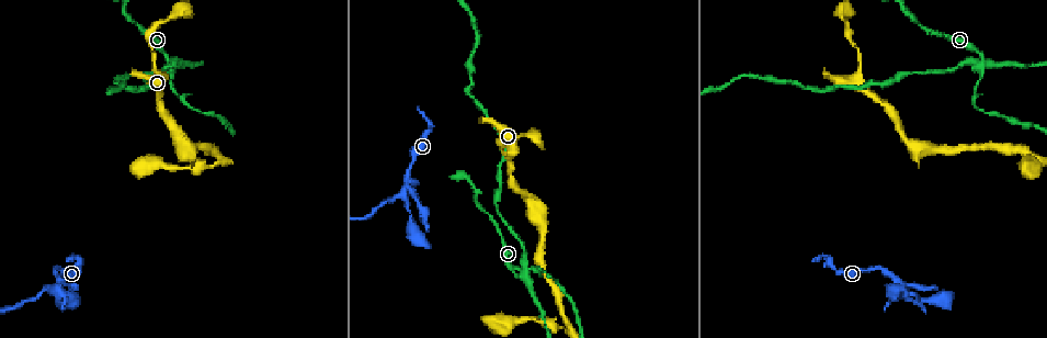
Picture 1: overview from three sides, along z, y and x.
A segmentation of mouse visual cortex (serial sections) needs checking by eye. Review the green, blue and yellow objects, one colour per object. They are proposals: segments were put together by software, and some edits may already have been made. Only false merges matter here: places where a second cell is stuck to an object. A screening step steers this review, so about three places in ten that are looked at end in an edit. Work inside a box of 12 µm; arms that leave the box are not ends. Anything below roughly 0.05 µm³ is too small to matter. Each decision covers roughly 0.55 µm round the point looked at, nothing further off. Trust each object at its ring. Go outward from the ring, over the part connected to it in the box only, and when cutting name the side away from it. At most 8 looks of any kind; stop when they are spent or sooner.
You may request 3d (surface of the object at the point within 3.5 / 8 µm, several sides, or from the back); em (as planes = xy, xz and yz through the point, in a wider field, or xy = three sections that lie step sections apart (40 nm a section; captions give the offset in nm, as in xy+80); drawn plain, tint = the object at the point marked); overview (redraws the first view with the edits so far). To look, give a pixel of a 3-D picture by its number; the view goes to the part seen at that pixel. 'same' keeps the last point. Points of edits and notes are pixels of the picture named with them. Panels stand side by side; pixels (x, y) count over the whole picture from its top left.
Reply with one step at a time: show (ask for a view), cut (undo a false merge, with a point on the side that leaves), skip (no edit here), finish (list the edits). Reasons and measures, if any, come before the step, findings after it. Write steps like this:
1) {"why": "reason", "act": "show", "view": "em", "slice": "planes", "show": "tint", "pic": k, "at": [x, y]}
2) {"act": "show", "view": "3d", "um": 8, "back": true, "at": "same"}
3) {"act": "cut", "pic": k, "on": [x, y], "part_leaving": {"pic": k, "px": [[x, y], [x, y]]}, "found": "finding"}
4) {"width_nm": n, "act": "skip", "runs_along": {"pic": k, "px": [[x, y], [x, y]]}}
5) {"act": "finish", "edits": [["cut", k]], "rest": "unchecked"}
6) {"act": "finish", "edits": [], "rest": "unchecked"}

{"why": "sharp bend", "act": "show", "view": "3d", "um": 8, "pic": 1, "at": [570, 327]}

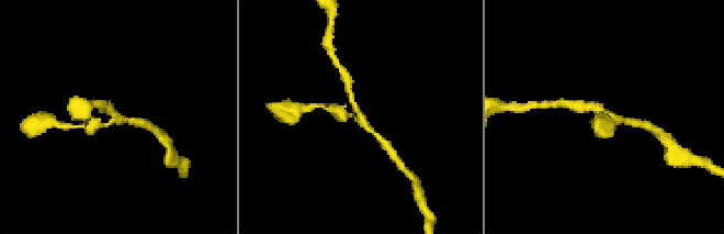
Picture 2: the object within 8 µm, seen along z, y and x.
{"why": "need the tissue", "act": "show", "view": "em", "slice": "xy", "step": 3, "show": "tint", "pic": 2, "at": [114, 112]}

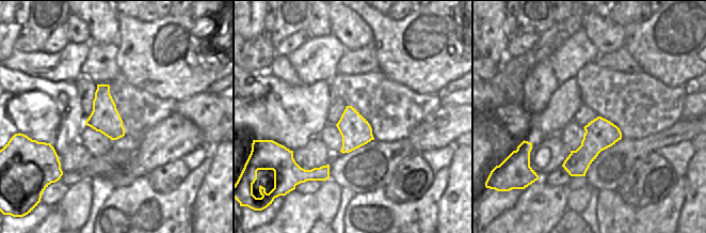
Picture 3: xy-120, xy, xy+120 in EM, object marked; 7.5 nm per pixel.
{"arms": 3, "arm_widths_nm": [200, 250, 250], "act": "skip", "runs_along": {"pic": 2, "px": [[578, 104], [608, 114], [602, 122]]}, "found": "all the same cell"}

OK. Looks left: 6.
{"why": "sudden change in width", "act": "show", "view": "3d", "um": 3.5, "back": true, "pic": 1, "at": [981, 64]}

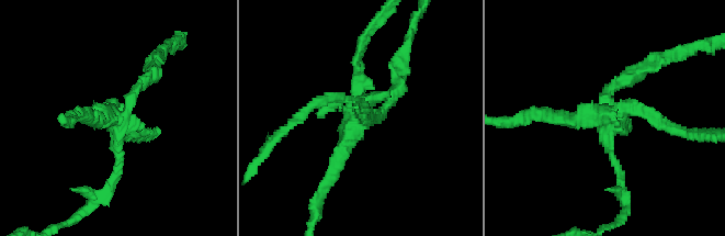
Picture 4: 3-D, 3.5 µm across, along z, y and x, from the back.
{"arms": 4, "arm_widths_nm": [150, 150, 200, 200], "act": "show", "view": "em", "slice": "xy", "step": 2, "show": "tint", "pic": 4, "at": [115, 121]}

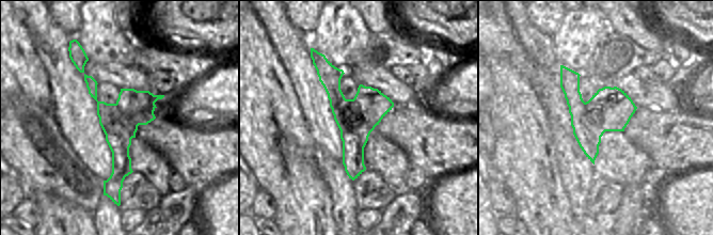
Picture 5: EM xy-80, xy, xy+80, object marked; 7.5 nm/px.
{"act": "cut", "pic": 4, "on": [663, 121], "part_leaving": {"pic": 4, "px": [[623, 110], [713, 136]]}, "found": "two cells meet here"}

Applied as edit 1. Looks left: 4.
{"why": "narrows sharply", "act": "show", "view": "3d", "um": 3.5, "pic": 1, "at": [154, 55]}

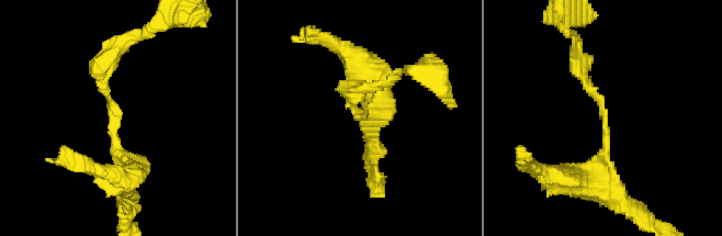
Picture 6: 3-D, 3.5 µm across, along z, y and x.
{"act": "skip", "runs_along": {"pic": 6, "px": [[587, 184], [607, 150], [607, 118], [578, 56]]}, "found": "continuous, no second cell"}

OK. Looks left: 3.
{"act": "finish", "edits": [["cut", 4]], "rest": "unchecked"}

